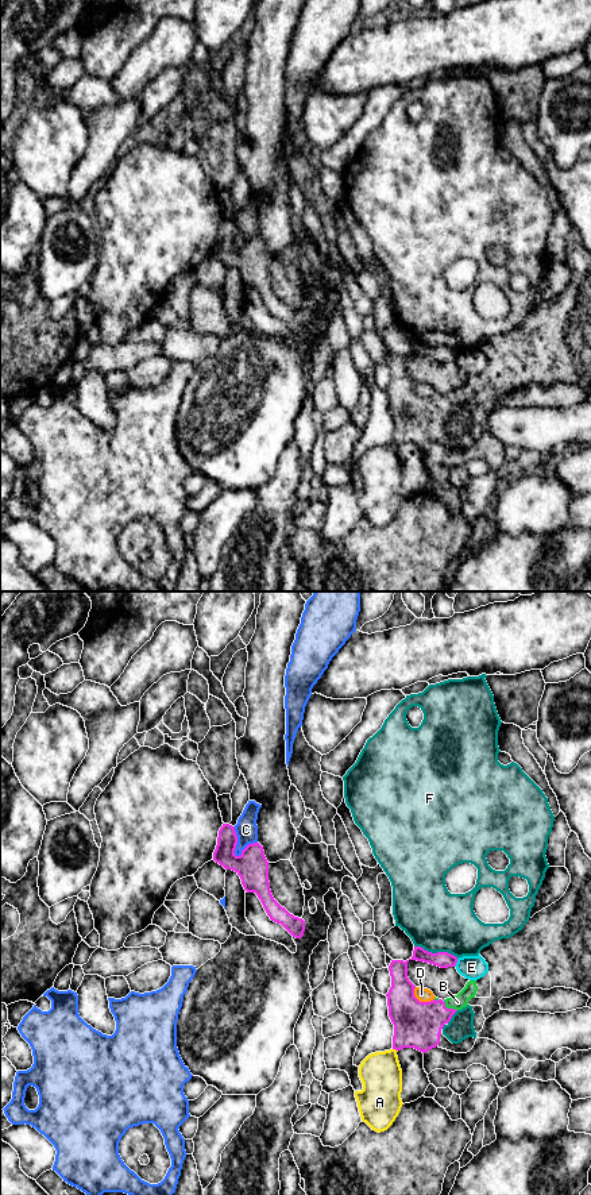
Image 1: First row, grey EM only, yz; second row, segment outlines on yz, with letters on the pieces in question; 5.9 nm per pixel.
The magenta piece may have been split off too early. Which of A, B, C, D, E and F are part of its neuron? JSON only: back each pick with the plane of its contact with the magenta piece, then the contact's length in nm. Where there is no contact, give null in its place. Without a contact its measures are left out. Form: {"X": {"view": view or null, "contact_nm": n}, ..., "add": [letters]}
{"B": {"view": "yz", "contact_nm": 110}, "add": ["B"]}

